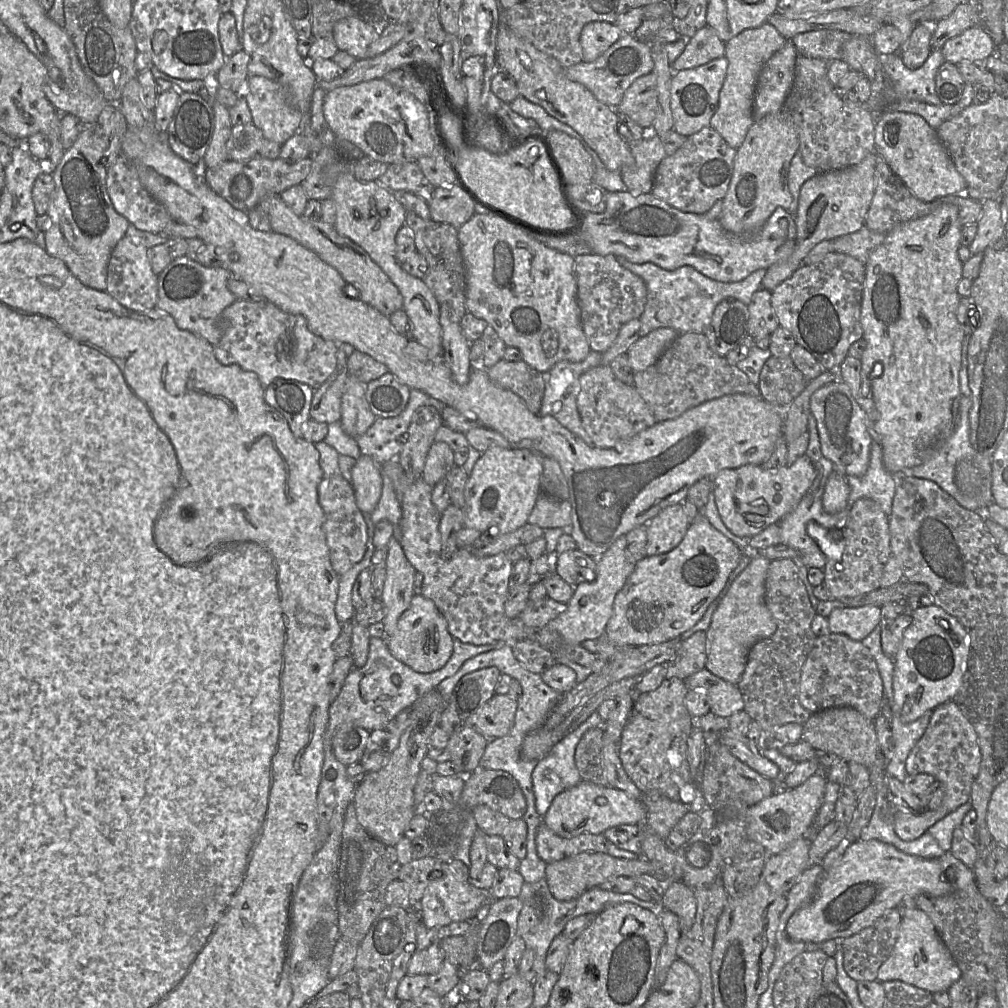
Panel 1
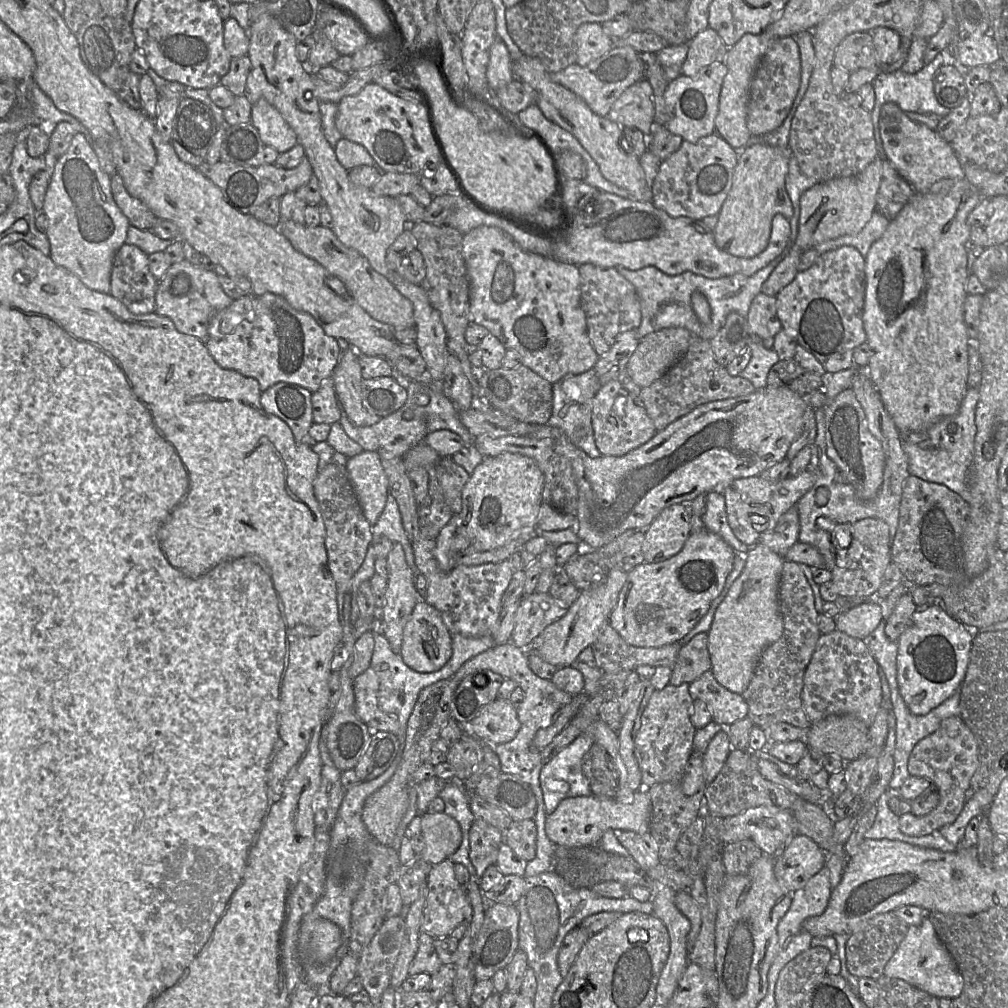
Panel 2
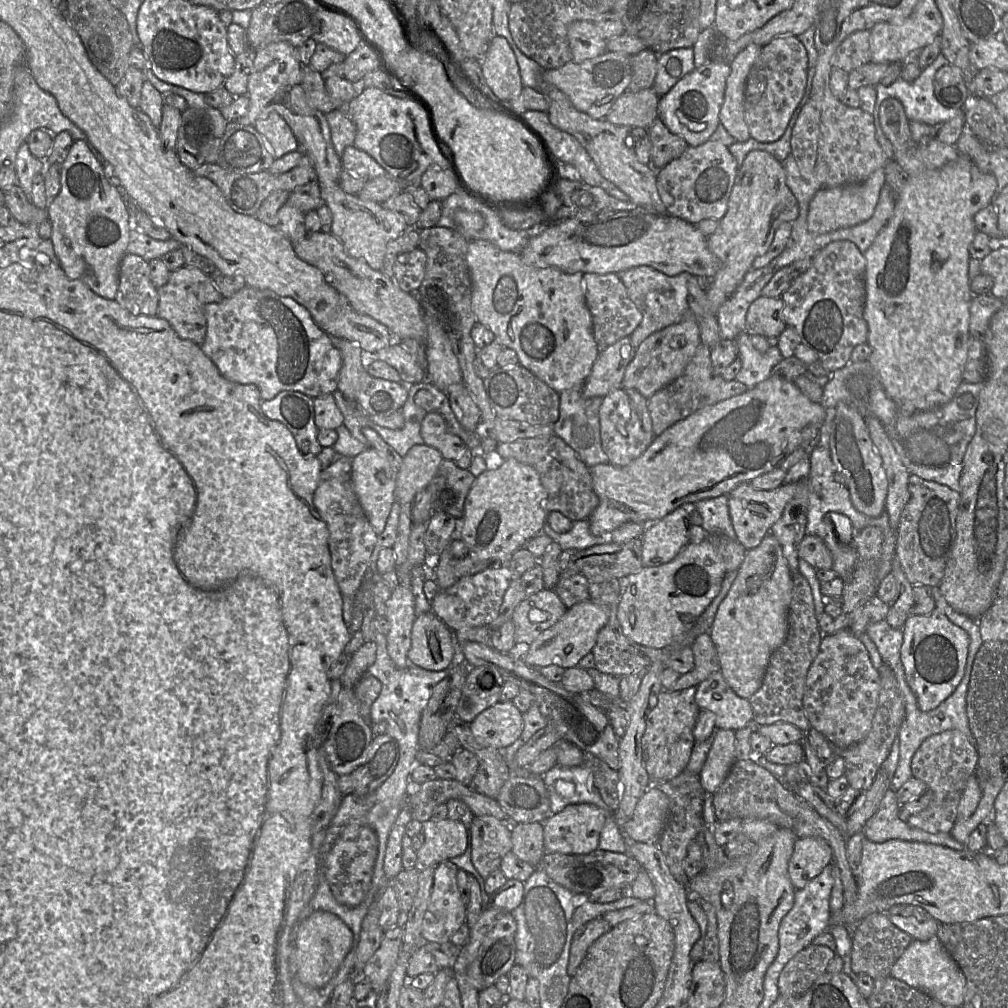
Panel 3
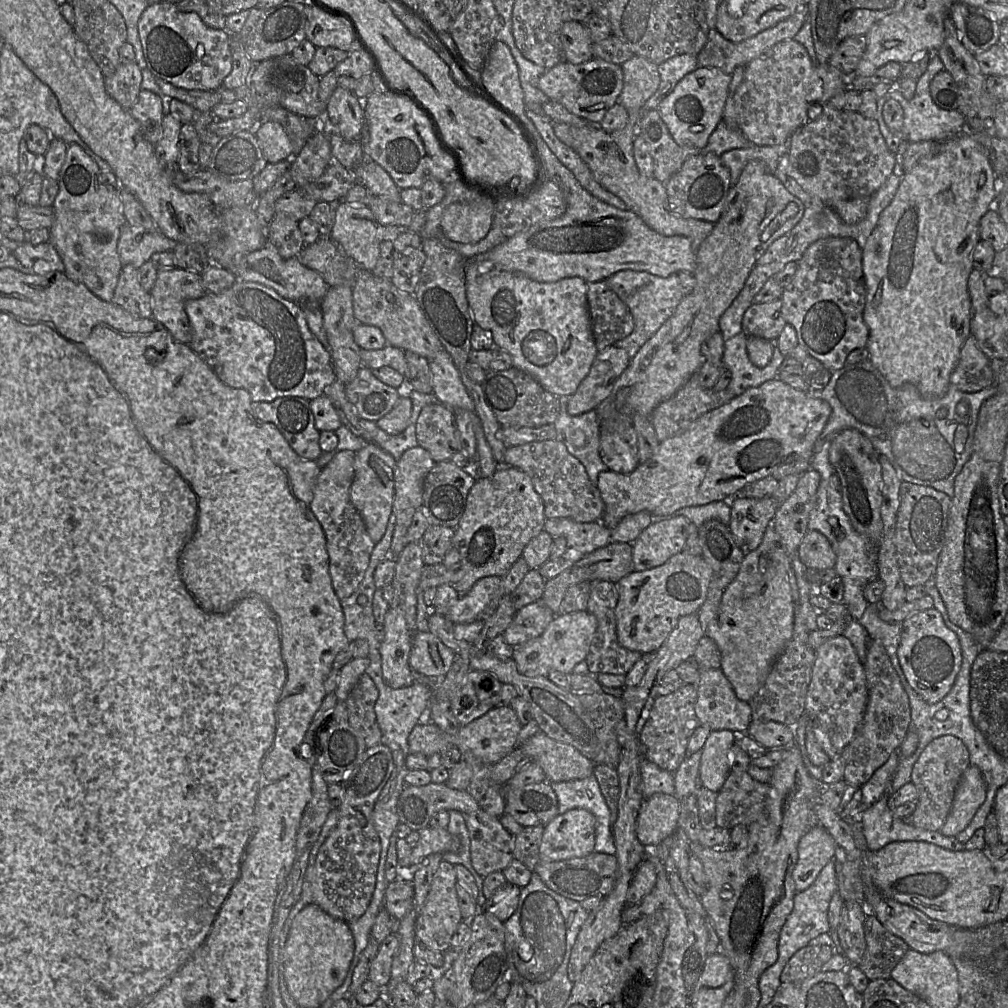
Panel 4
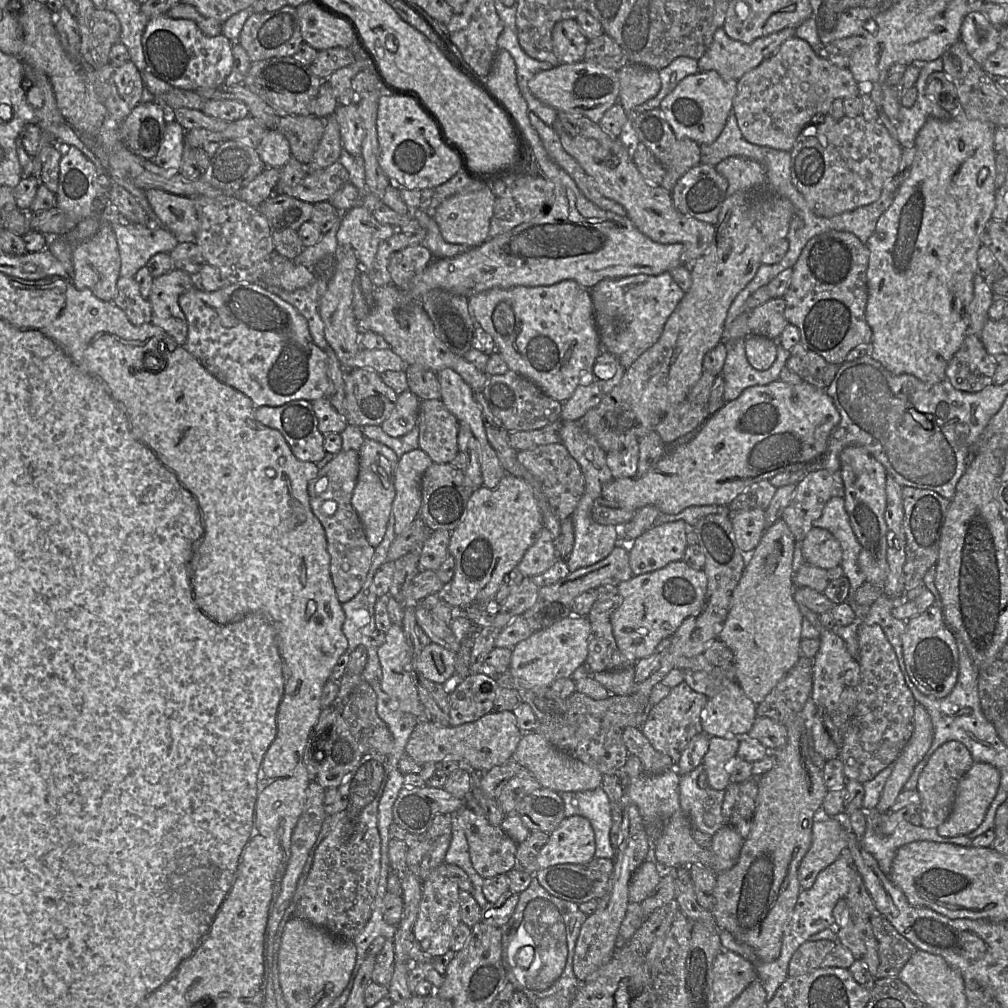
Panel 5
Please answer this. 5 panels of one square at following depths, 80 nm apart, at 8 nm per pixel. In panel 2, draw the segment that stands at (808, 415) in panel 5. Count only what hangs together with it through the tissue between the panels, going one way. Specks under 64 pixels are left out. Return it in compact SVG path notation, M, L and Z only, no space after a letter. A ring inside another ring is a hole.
M766 386L747 395L699 405L657 431L646 443L622 456L590 457L573 444L563 430L549 424L535 424L531 434L515 436L550 438L556 452L571 462L578 488L577 533L583 545L599 549L626 530L645 532L660 512L668 506L673 504L687 506L700 494L723 492L732 481L759 476L762 471L786 459L791 443L800 434L807 406L810 405L803 396L788 388Z

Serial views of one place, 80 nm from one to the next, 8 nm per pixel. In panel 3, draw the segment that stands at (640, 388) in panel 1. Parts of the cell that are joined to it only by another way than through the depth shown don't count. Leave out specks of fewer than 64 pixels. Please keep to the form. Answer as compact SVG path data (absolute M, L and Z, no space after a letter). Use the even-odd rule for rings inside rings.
M701 343L697 347L694 356L687 364L684 372L674 381L662 387L647 399L647 407L651 416L653 431L656 436L697 410L709 405L714 405L733 396L740 395L748 390L743 383L735 379L726 381L721 375L714 374L710 352L711 347Z

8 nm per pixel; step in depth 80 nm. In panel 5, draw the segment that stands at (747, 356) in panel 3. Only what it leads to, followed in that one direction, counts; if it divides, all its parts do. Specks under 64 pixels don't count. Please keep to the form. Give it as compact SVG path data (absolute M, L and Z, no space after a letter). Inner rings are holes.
M745 339L726 344L727 356L722 370L725 380L723 400L726 403L737 399L749 387L767 385L779 380L780 372L791 354L781 345L776 347L777 357L773 365L765 371L758 371L746 358Z

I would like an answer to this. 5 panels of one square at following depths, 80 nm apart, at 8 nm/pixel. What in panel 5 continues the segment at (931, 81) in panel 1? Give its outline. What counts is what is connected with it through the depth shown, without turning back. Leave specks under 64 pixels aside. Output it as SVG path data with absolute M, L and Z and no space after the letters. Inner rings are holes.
M939 57L933 61L914 61L921 68L919 77L915 83L917 99L912 107L900 104L899 115L896 122L897 140L903 148L914 147L915 139L929 118L949 120L953 114L936 103L931 95L927 95L927 78L933 72L943 71L943 59Z

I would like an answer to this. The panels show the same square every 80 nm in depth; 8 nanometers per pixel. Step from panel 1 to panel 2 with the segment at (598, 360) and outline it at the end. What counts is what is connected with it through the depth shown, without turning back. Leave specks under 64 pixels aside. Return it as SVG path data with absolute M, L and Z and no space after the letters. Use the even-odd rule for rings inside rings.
M594 368L580 374L567 375L553 383L553 412L551 418L546 423L563 430L573 444L593 458L602 455L595 443L592 426L593 399L601 386L602 384Z

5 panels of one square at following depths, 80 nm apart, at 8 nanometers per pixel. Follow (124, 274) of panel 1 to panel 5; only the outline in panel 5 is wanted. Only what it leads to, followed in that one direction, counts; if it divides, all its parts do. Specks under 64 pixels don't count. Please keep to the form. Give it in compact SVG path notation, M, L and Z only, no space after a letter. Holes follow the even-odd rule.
M119 277L112 301L134 325L151 322L152 309L148 299L142 297L134 277Z

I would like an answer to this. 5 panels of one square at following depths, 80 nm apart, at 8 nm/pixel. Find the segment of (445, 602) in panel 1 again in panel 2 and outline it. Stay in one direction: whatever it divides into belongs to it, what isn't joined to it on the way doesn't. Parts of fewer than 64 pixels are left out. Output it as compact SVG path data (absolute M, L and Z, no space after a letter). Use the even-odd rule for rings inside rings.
M426 497L418 504L419 533L413 539L411 546L415 564L421 574L427 579L426 602L436 608L442 619L453 634L467 637L481 637L492 634L501 609L502 597L512 578L513 569L509 560L498 563L485 563L475 566L456 565L449 572L443 571L435 557L436 538L429 535L429 513L432 498Z

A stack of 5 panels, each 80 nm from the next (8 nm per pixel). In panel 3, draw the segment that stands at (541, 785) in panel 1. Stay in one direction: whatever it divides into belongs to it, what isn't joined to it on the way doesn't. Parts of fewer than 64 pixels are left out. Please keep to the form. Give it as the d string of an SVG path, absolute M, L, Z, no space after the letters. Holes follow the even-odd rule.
M587 756L584 764L580 766L564 767L555 764L542 775L542 780L549 796L550 814L557 814L570 804L580 803L593 804L604 811L609 811L594 784L594 776L590 766L587 764Z

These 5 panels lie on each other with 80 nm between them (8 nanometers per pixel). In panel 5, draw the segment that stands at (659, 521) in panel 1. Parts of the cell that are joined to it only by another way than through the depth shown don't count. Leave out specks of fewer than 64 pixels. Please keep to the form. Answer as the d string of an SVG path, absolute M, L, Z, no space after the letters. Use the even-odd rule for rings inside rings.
M683 520L653 525L628 545L629 564L634 576L665 567L672 561L683 559L687 544L688 524Z

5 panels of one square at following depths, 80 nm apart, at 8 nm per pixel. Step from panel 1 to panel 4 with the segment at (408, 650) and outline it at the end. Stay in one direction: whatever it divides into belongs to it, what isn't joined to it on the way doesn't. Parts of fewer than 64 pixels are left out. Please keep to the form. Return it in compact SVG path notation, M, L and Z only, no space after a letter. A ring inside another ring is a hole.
M430 631L412 635L409 655L411 669L425 676L443 678L451 668L455 653Z

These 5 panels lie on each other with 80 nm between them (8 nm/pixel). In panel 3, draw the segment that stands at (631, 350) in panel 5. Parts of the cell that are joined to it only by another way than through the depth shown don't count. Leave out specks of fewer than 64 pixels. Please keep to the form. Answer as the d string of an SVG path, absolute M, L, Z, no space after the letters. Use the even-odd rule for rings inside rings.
M643 265L621 271L617 275L625 285L629 297L642 314L640 324L630 335L633 348L637 348L652 333L680 322L690 312L687 287L691 277L690 273L681 272L674 276L667 276L650 266Z

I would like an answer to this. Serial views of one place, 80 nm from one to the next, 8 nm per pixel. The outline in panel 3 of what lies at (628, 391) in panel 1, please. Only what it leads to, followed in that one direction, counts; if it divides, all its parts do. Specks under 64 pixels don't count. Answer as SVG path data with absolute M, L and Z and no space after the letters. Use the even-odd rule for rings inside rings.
M623 387L612 389L603 397L599 411L602 448L614 466L627 466L638 458L652 443L644 431L637 411Z

